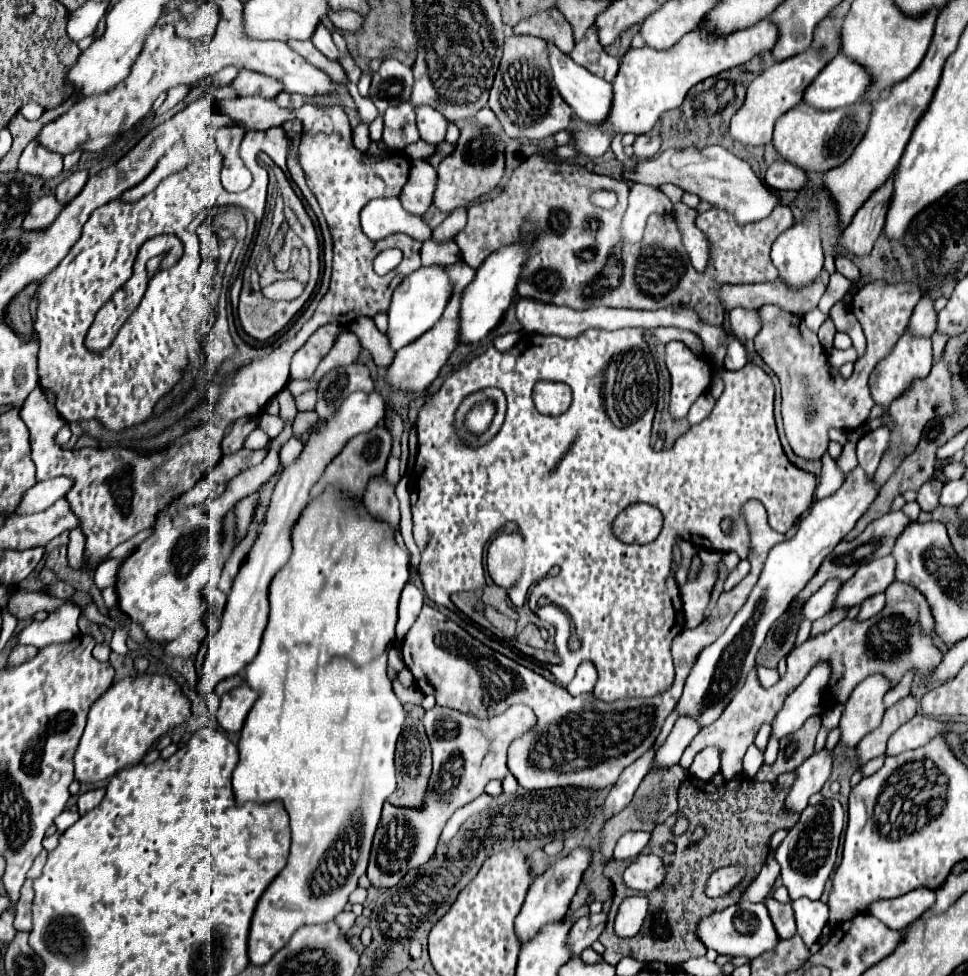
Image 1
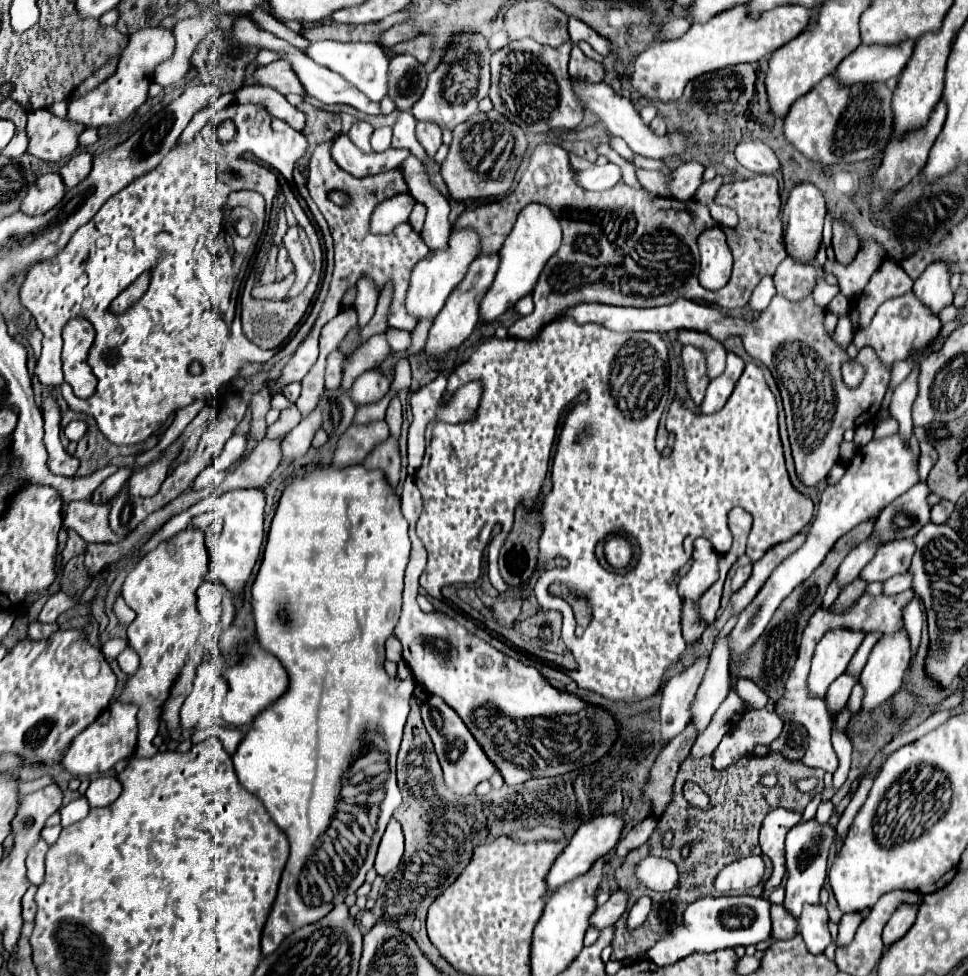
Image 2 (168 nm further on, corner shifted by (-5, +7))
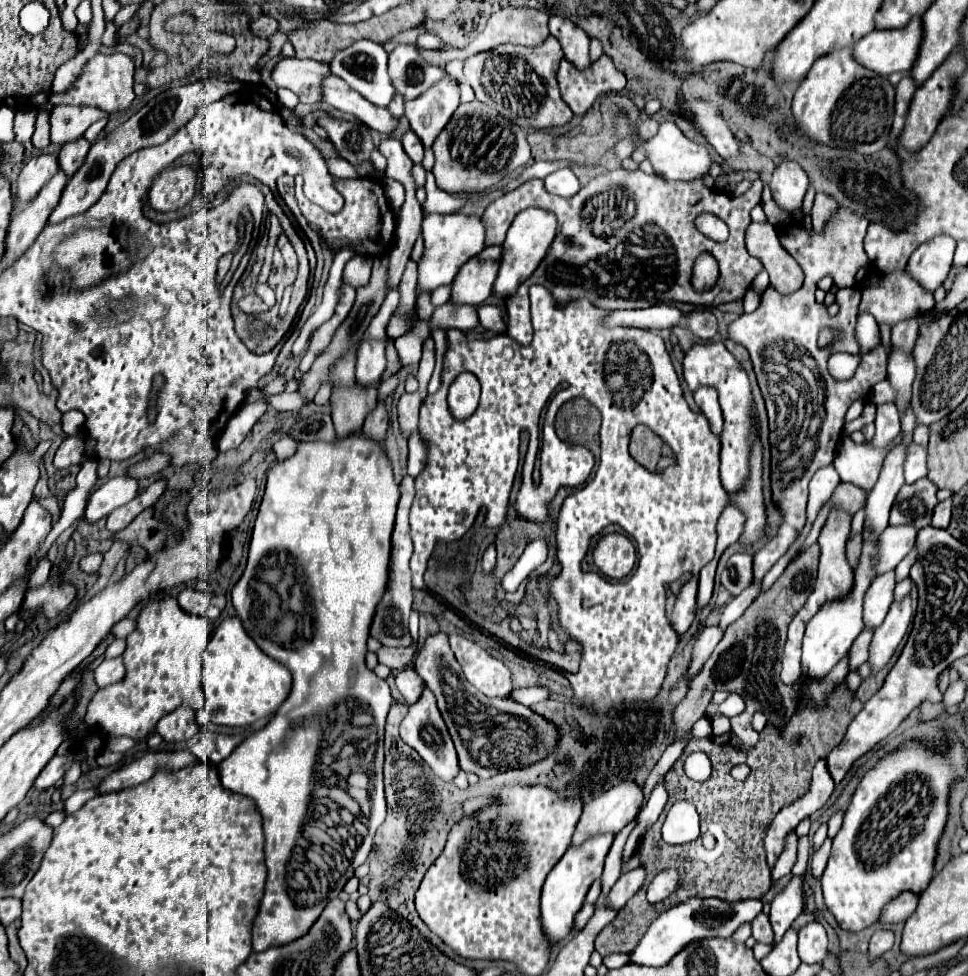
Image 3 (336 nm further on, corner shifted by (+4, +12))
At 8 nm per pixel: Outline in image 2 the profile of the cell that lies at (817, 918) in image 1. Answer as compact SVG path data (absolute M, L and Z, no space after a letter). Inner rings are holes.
M805 904L799 918L799 928L809 952L819 954L831 944L831 934L827 928L829 914L823 904Z

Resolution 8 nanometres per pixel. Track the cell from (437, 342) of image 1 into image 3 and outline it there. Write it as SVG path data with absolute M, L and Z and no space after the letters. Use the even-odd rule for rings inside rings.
M502 245L486 247L482 253L472 257L472 261L468 261L468 265L464 265L464 269L456 275L450 301L482 305L492 295L492 285L500 269L500 257Z

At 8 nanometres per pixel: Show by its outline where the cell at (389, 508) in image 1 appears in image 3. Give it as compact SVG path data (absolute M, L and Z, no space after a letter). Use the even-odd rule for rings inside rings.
M378 401L378 405L374 407L374 411L368 413L362 431L364 431L368 437L376 439L376 441L384 441L386 429L388 429L388 415L386 415L386 407L384 407L384 401Z

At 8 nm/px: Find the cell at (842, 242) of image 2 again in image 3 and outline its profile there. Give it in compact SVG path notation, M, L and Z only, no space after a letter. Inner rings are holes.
M816 193L816 199L814 199L814 205L812 205L812 225L814 229L820 229L824 227L824 223L828 221L828 217L832 215L832 211L838 207L838 203L834 201L834 197L826 195L826 193Z

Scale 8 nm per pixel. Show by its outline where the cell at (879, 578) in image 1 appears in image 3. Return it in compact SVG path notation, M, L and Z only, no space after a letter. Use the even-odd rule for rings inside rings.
M888 525L880 535L880 563L876 567L878 573L896 569L896 565L912 551L916 535L918 529L914 525L902 525L902 527Z

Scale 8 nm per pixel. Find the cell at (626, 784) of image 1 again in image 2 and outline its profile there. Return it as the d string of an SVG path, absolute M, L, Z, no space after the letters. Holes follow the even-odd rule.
M707 656L697 658L685 674L671 678L671 682L663 688L661 702L661 746L667 746L677 734L681 734L689 722L689 706L695 698L697 686L707 668Z

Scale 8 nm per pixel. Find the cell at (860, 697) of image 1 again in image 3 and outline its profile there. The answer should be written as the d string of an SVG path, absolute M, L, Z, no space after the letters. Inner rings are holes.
M904 597L902 601L894 601L890 605L890 611L884 619L884 623L874 631L874 639L870 645L870 665L872 671L880 671L890 657L894 655L898 643L908 631L908 625L912 621L912 605L910 597Z

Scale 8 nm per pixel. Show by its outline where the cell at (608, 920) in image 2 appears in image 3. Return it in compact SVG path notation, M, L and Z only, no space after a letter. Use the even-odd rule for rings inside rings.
M640 865L638 869L632 869L628 873L622 873L620 879L616 881L616 885L612 887L608 899L610 899L610 905L620 909L628 903L630 897L636 895L636 891L644 885L644 879L646 879L646 869Z

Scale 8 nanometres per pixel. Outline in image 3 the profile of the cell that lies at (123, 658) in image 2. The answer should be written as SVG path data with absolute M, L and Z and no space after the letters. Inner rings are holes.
M120 657L118 659L104 659L94 671L94 679L96 679L98 689L104 689L108 685L114 685L114 683L122 681L124 673L126 671L124 671L124 663L122 663Z

